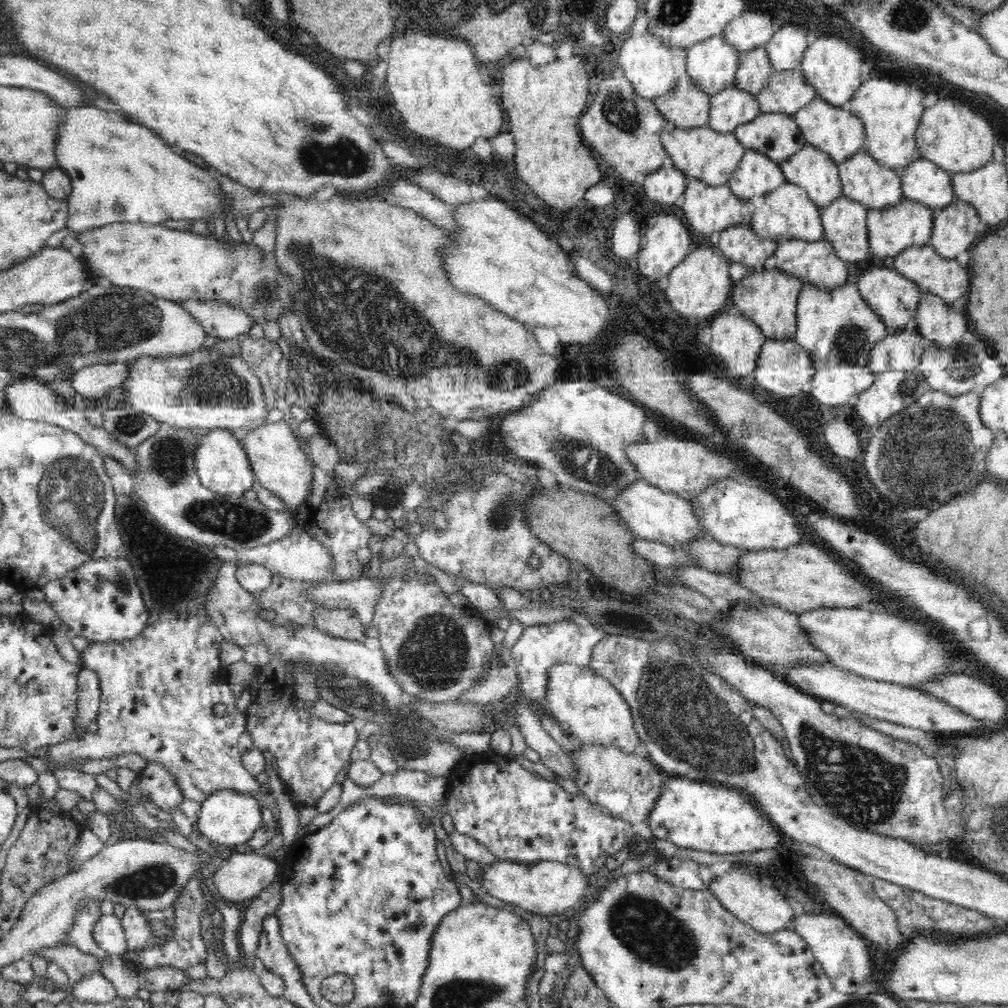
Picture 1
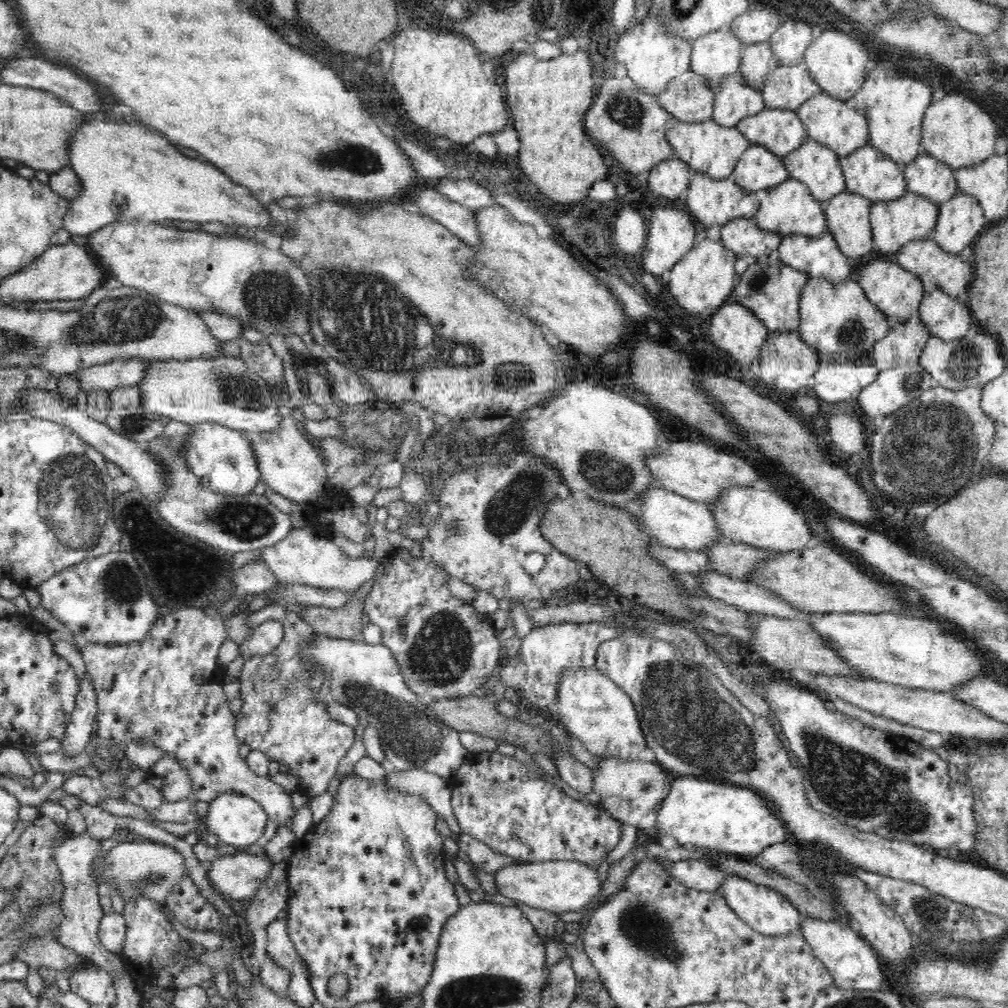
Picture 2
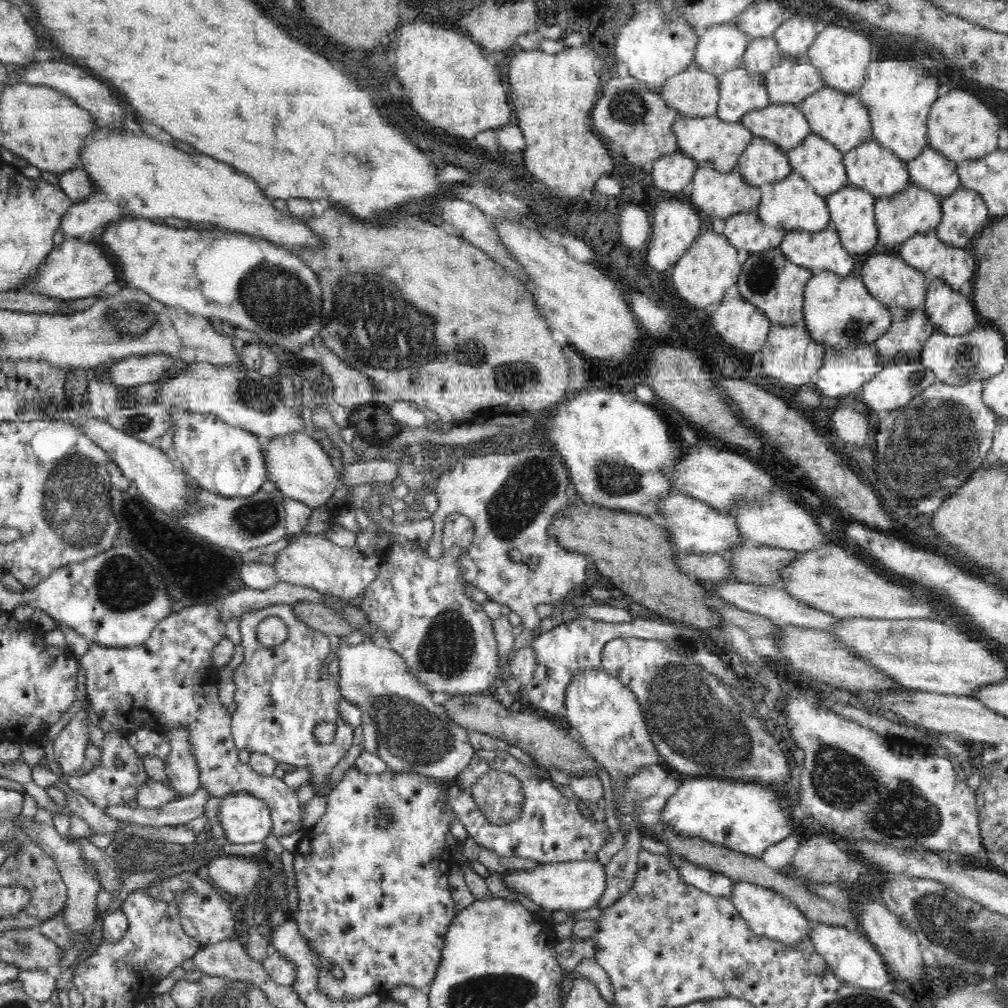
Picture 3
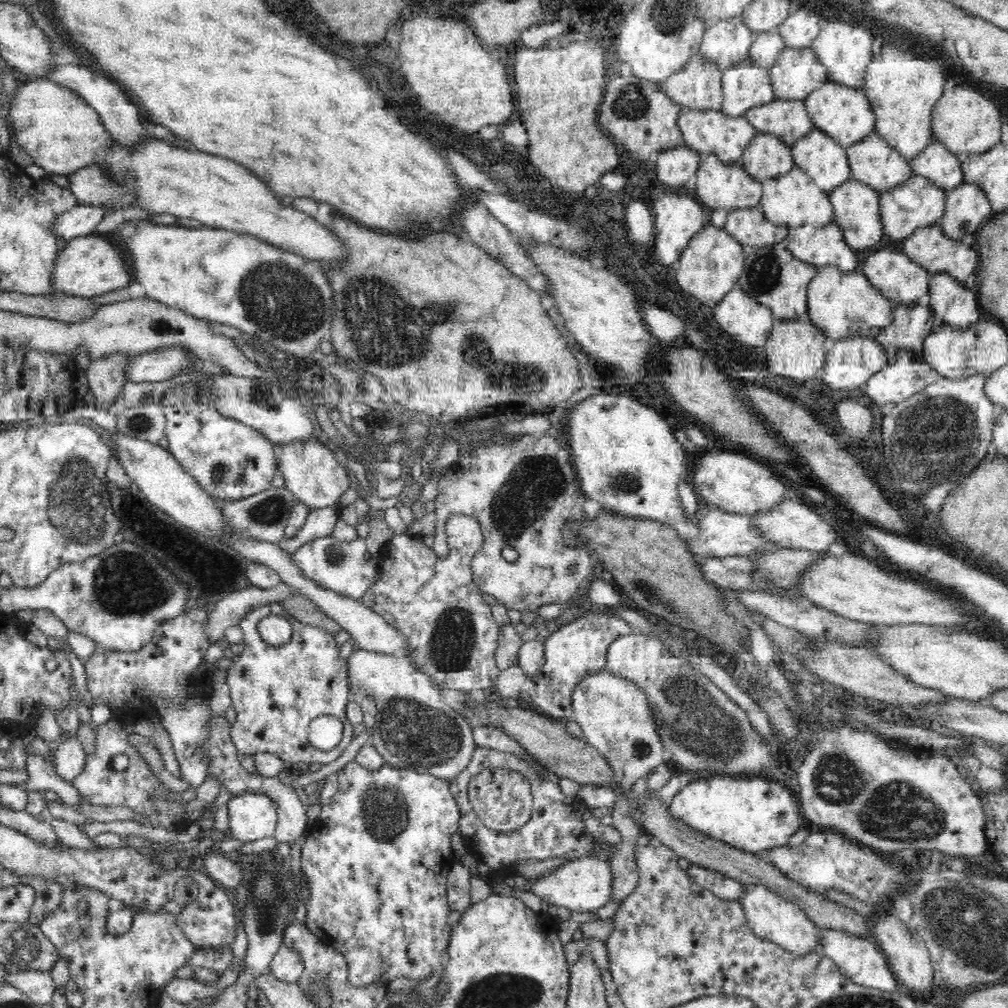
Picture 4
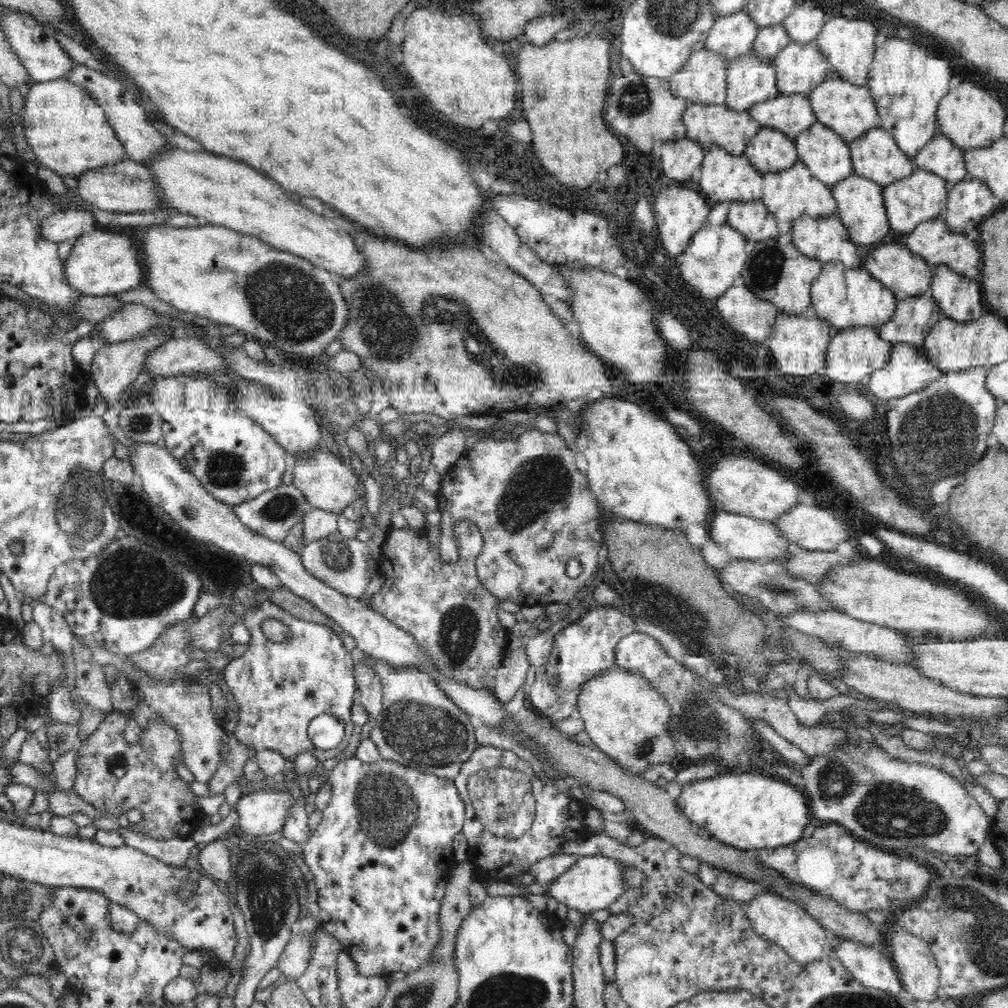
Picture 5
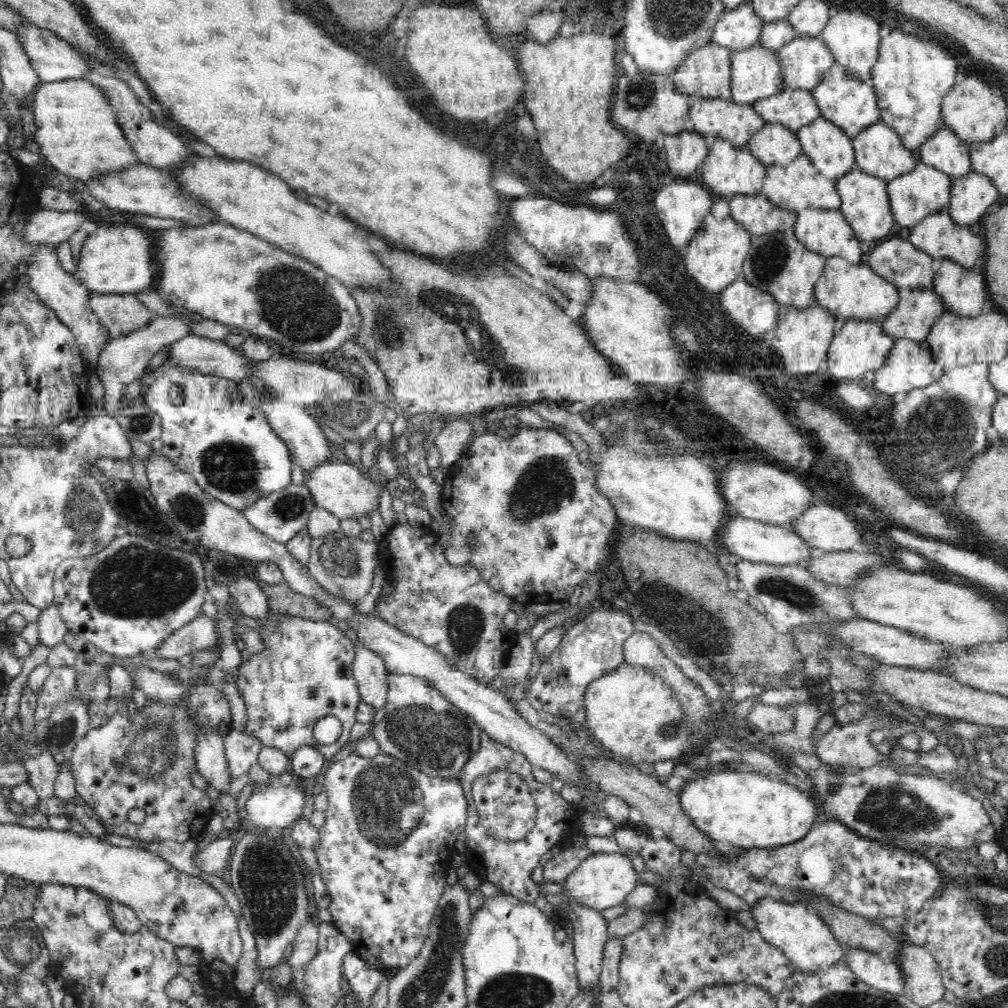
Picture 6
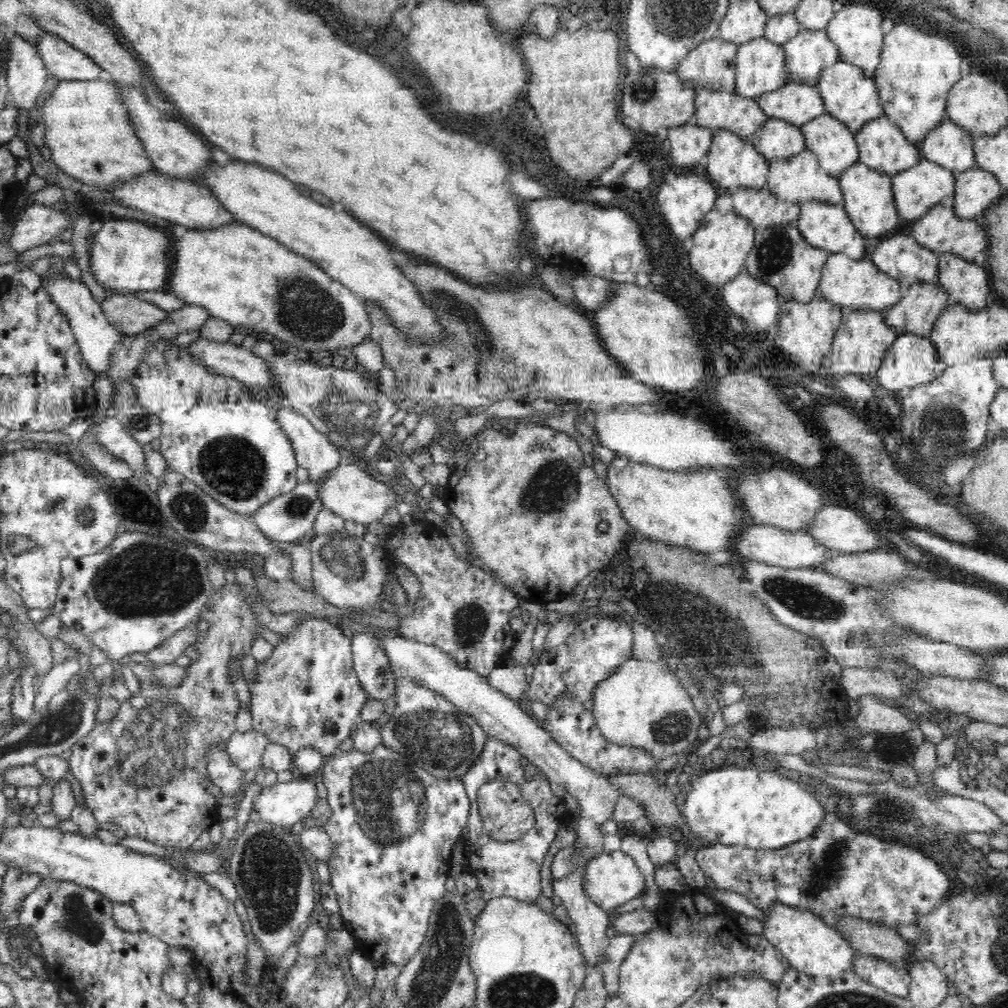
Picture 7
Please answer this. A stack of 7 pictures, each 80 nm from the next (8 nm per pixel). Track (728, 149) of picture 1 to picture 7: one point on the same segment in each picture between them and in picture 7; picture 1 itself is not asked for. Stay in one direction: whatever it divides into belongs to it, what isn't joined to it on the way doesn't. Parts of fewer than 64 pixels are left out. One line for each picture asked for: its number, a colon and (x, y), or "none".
2: (706, 146)
3: (705, 138)
4: (707, 131)
5: (708, 124)
6: (713, 117)
7: (715, 108)

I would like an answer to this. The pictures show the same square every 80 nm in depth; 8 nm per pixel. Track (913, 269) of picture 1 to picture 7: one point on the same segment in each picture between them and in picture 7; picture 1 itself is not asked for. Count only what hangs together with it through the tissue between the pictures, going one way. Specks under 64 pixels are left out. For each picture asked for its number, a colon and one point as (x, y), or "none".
2: (925, 257)
3: (926, 251)
4: (928, 245)
5: (933, 239)
6: (937, 234)
7: (940, 229)

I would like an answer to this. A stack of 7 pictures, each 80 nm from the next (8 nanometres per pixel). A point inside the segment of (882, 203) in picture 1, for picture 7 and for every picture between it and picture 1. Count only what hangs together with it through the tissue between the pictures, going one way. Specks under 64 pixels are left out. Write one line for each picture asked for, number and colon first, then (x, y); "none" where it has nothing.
2: (868, 171)
3: (872, 166)
4: (873, 160)
5: (876, 155)
6: (880, 151)
7: (882, 145)

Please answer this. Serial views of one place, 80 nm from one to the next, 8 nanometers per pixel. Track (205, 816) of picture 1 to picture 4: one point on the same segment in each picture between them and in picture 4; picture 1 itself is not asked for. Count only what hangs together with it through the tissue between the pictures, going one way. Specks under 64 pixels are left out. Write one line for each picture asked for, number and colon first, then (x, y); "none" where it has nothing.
2: (238, 820)
3: (245, 818)
4: (252, 816)

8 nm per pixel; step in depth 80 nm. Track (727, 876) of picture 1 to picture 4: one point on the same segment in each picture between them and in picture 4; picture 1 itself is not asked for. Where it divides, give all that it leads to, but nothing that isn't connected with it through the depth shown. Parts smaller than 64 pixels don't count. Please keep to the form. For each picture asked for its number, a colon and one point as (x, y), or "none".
2: (766, 911)
3: (769, 914)
4: (772, 917)

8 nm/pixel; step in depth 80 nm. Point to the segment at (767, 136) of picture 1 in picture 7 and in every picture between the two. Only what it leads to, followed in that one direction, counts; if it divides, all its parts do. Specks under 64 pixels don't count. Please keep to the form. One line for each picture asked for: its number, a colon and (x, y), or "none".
2: (781, 130)
3: (784, 124)
4: (789, 119)
5: (792, 114)
6: (794, 107)
7: (797, 102)

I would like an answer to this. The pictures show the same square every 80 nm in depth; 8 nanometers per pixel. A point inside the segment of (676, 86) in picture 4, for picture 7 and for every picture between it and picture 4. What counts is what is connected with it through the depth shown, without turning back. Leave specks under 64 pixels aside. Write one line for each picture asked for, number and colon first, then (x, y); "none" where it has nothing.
5: (703, 79)
6: (707, 71)
7: (712, 64)

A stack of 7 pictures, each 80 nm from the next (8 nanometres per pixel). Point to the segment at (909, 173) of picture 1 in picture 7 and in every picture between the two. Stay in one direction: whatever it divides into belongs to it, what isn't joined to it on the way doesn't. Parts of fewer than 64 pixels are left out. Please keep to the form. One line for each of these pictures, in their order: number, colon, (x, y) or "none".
2: (927, 175)
3: (931, 169)
4: (936, 161)
5: (941, 155)
6: (944, 150)
7: (950, 145)

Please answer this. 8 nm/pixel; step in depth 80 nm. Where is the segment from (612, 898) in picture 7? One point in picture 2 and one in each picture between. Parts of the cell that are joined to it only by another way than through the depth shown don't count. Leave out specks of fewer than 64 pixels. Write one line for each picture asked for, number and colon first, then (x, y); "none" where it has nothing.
2: (556, 886)
3: (577, 885)
4: (585, 884)
5: (592, 883)
6: (602, 880)

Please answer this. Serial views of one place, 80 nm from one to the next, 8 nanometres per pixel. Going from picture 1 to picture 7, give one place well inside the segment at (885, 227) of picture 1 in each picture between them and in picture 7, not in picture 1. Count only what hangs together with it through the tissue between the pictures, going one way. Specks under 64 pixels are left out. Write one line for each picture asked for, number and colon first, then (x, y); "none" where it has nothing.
2: (913, 216)
3: (914, 209)
4: (918, 201)
5: (911, 200)
6: (913, 196)
7: (917, 189)

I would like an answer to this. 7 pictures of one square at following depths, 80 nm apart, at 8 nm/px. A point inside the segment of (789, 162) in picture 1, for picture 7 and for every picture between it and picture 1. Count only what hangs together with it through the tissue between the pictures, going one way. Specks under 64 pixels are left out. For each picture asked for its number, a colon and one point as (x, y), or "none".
2: (819, 166)
3: (819, 161)
4: (822, 156)
5: (828, 155)
6: (831, 149)
7: (835, 145)

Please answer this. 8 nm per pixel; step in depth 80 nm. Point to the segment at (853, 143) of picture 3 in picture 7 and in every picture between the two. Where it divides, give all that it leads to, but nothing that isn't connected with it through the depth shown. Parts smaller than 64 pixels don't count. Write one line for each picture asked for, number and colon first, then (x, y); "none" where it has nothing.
4: (844, 112)
5: (849, 109)
6: (852, 104)
7: (849, 94)

